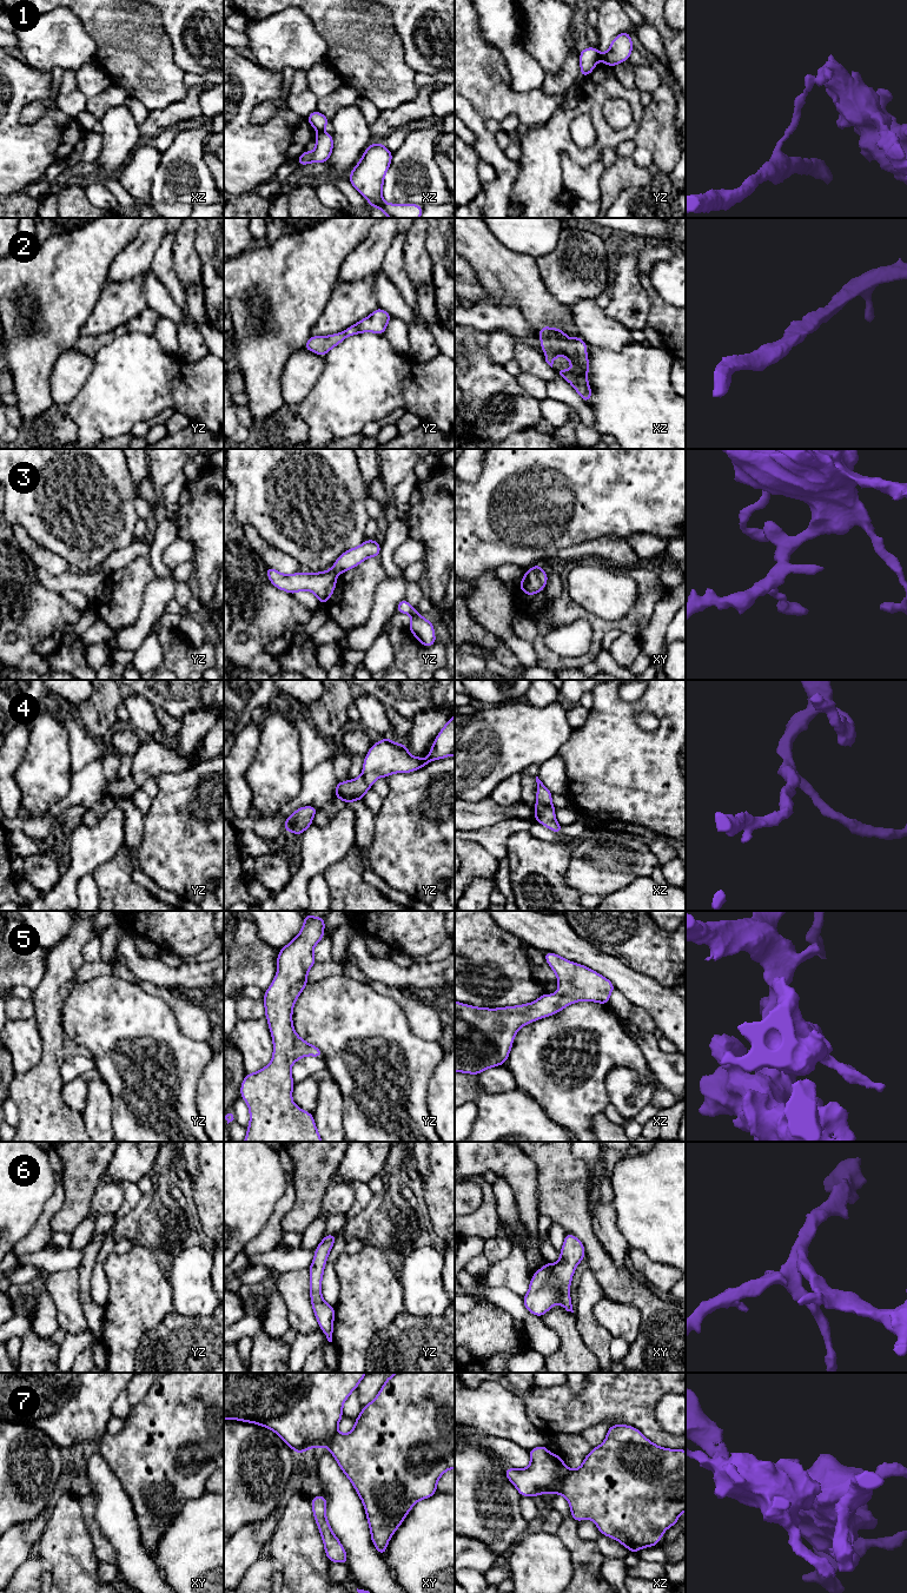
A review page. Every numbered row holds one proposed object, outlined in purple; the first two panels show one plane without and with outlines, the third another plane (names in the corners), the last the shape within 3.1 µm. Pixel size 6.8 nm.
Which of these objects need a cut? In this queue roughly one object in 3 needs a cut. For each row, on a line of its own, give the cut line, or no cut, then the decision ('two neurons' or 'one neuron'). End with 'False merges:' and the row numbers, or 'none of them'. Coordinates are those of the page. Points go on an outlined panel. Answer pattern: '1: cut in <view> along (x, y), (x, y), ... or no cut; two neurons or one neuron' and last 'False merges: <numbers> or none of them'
1: cut in xz along (322, 130), (318, 132); two neurons
2: no cut; one neuron
3: cut in yz along (330, 569), (337, 574); two neurons
4: no cut; one neuron
5: no cut; one neuron
6: no cut; one neuron
7: cut in xz along (570, 1471), (556, 1492); two neurons
False merges: 1, 3, 7

